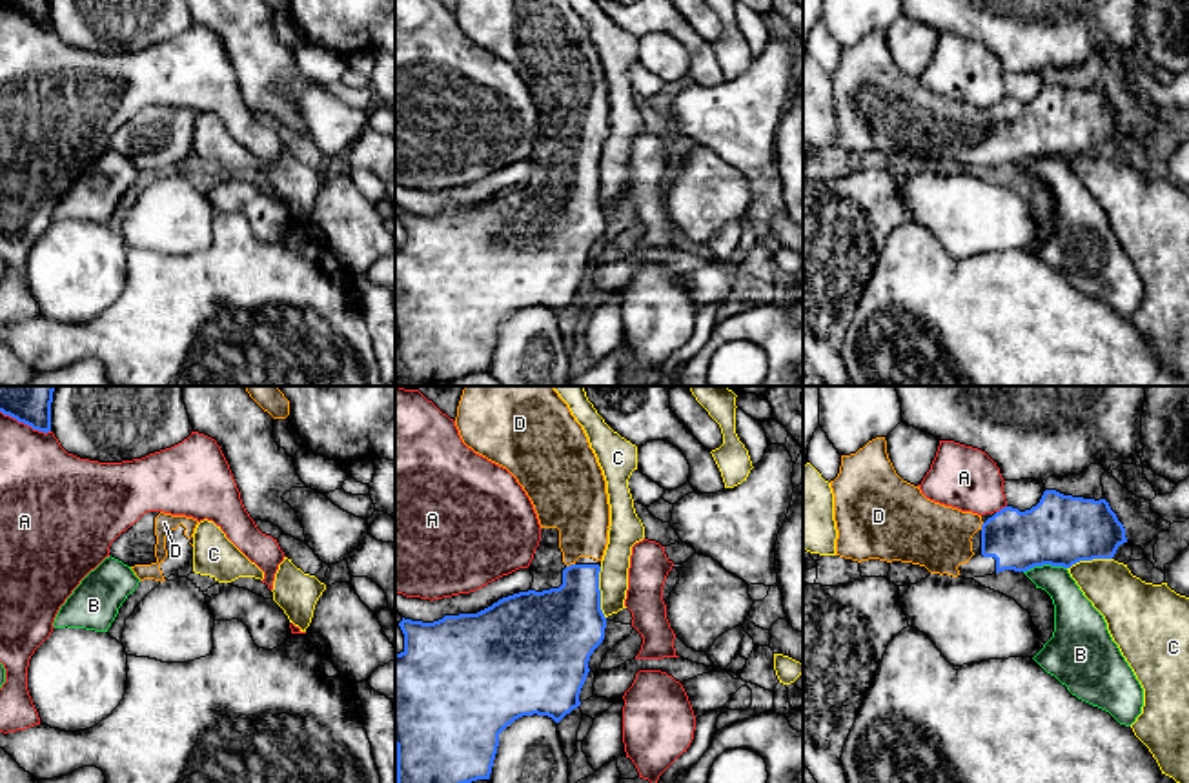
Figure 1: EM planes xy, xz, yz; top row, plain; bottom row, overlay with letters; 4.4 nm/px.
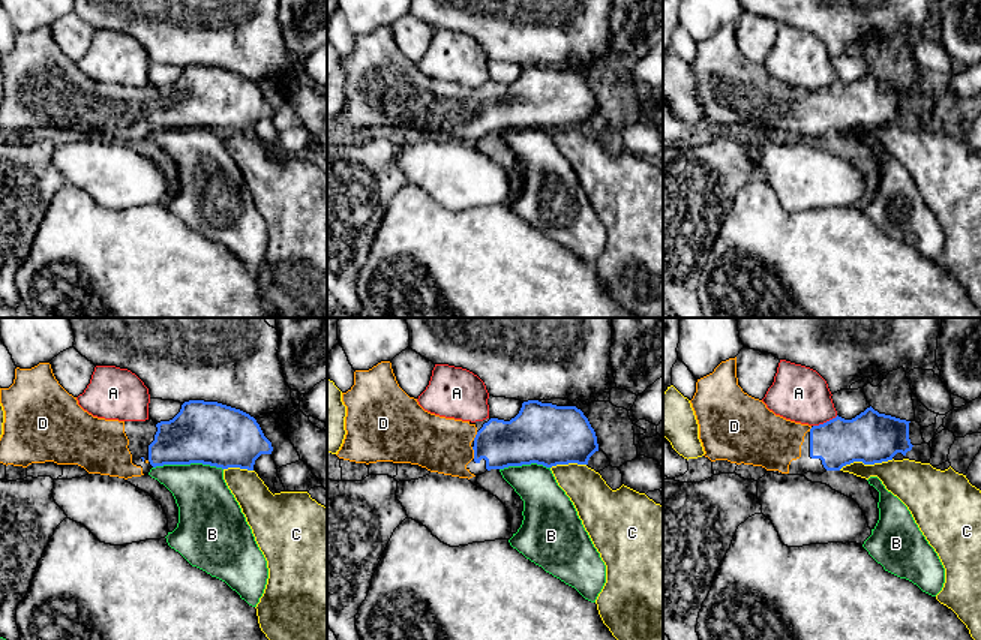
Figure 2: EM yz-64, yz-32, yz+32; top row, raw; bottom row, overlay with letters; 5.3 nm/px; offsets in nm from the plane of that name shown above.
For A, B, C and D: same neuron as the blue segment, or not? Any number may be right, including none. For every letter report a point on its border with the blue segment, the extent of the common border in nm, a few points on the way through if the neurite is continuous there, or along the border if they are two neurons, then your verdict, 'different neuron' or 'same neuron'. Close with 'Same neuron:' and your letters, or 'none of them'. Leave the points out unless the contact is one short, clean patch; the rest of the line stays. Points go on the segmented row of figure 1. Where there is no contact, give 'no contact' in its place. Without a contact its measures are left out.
A: contact xy (26, 423); length 240 nm; different neuron
B: contact yz (1044, 563); length 190 nm; different neuron
C: contact xz (599, 592); length 240 nm; different neuron
D: contact xz (570, 565); length 40 nm; way xz (567, 621), (570, 610), (570, 565), (579, 510); same neuron
Same neuron: D

